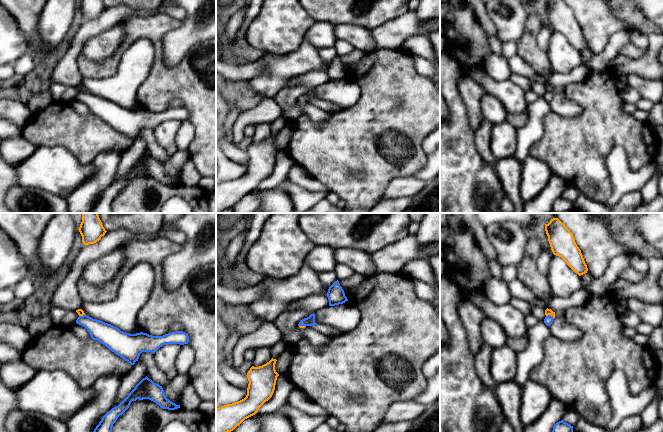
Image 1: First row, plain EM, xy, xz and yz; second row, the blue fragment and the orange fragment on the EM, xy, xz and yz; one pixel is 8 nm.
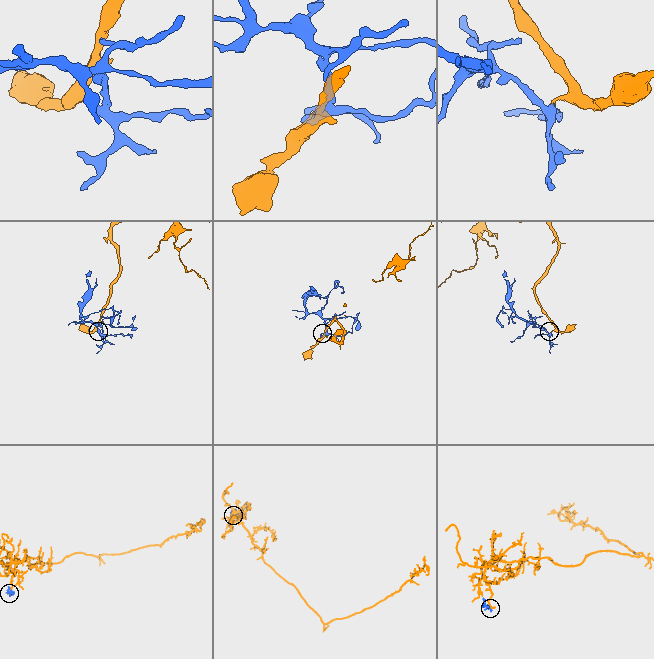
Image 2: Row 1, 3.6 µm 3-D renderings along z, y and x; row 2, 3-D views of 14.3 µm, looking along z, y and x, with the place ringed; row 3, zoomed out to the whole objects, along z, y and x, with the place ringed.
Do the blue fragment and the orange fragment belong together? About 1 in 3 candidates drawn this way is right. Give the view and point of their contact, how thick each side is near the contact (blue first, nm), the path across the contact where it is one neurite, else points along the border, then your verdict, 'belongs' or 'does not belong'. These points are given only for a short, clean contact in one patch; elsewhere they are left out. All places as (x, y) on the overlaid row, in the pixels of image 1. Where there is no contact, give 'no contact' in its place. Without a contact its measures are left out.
meets blue in yz at (550, 315); 70 nm thick on the blue side, 50 nm on the other; border along yz (546, 315), (550, 315), (553, 318); does not belong

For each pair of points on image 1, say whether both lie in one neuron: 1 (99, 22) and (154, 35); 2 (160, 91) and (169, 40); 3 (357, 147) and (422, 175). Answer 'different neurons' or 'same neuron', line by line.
1: different neurons
2: different neurons
3: different neurons

